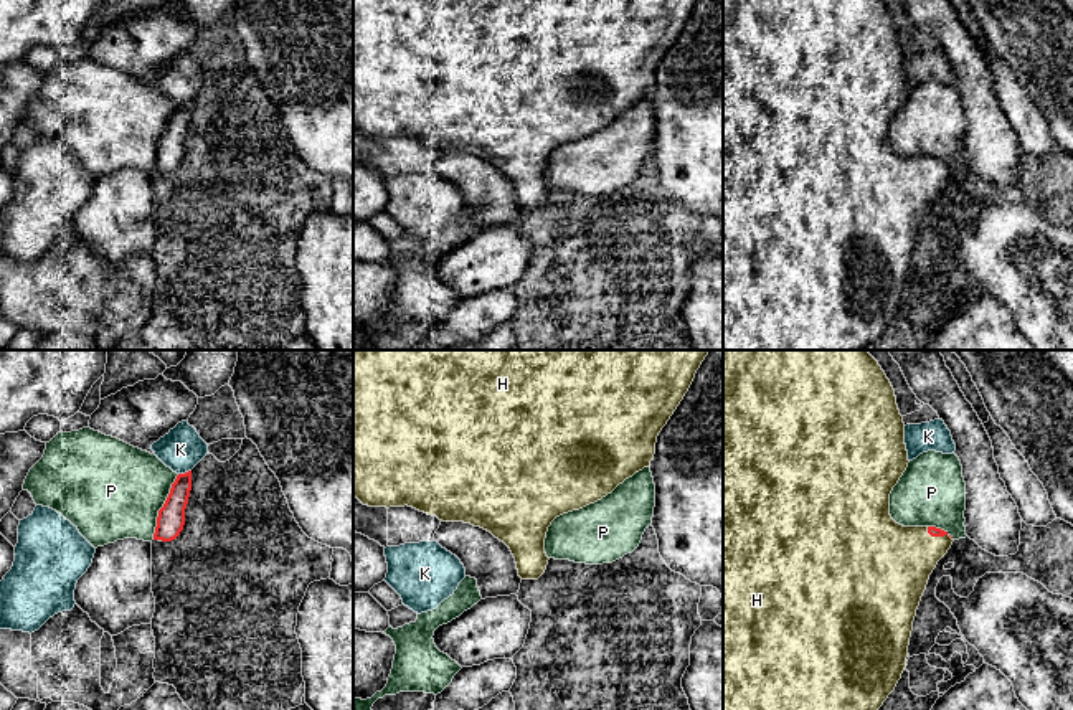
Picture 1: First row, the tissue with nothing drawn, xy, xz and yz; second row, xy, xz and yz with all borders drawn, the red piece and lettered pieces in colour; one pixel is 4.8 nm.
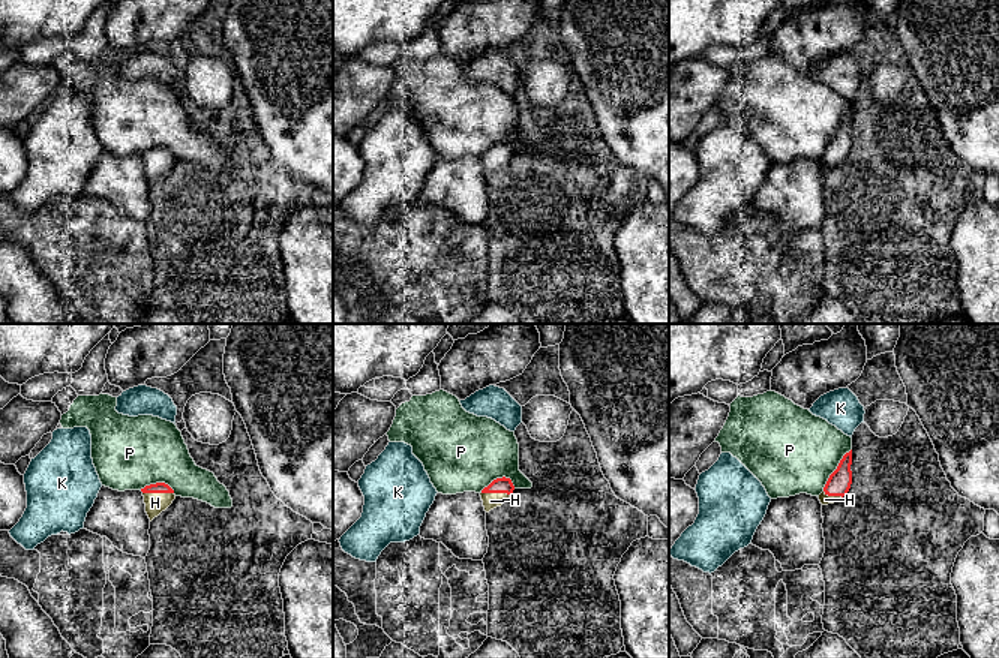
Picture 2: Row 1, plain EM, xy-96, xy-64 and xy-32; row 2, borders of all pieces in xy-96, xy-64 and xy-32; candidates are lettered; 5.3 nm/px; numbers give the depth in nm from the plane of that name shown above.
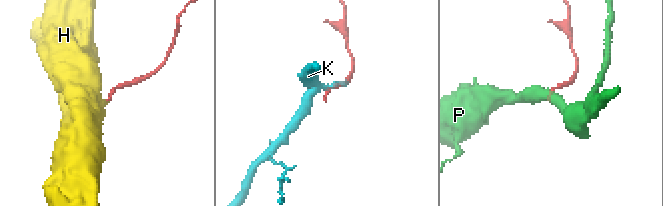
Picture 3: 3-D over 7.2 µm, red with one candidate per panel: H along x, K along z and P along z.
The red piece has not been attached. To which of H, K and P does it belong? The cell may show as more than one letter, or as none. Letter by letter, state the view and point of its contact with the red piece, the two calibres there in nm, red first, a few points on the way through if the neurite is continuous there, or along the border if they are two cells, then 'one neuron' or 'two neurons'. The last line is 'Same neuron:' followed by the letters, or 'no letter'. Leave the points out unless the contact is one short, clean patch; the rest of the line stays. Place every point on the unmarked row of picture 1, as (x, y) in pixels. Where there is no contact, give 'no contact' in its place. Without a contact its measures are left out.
H: meets red in yz at (938, 165); 50 nm thick on the red side, 360 nm on the other; runs through yz (935, 162), (938, 165), (928, 175), (895, 192); one neuron
K: meets red in xy at (185, 103); 140 nm thick on the red side, 200 nm on the other; two neurons
P: meets red in xy at (162, 137); 140 nm thick on the red side, 480 nm on the other; border along xy (179, 104), (159, 141), (152, 169); two neurons
Same neuron: H

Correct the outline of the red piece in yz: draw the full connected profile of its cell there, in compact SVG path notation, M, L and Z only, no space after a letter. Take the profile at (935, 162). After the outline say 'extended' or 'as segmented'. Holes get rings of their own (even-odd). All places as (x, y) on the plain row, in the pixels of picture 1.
M723 0L723 350L870 350L895 320L906 297L913 251L929 205L952 168L936 157L903 157L890 145L890 124L908 97L905 53L883 0Z; extended

